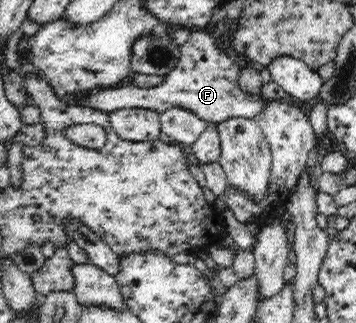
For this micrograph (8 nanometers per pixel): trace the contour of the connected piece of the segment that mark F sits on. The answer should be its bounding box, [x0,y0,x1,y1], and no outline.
[78,29,274,123]

